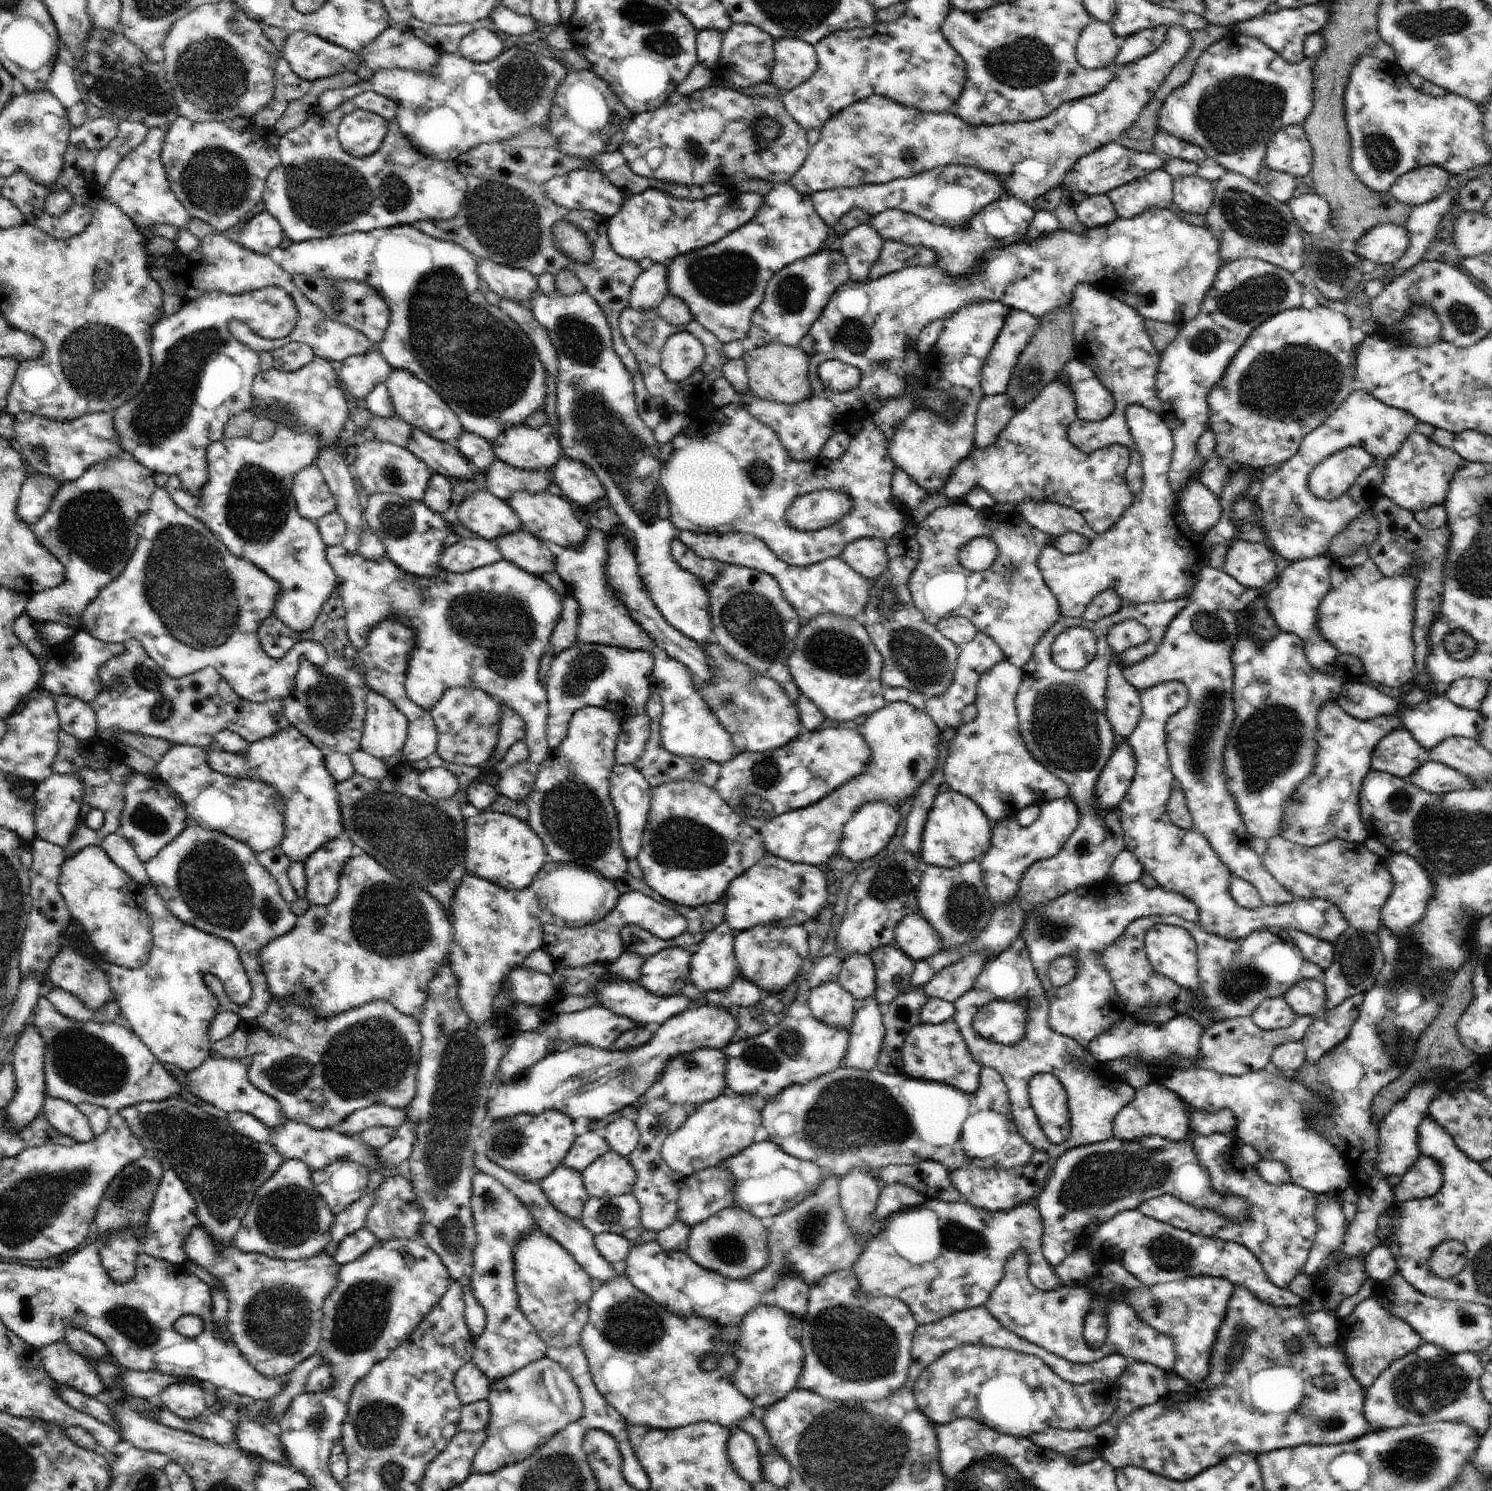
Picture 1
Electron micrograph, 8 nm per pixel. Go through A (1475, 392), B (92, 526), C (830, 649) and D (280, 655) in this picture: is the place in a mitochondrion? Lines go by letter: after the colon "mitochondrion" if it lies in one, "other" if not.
A: mitochondrion
B: mitochondrion
C: mitochondrion
D: other

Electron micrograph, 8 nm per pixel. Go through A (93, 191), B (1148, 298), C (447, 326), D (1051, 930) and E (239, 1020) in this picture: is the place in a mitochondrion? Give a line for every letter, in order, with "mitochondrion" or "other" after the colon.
A: other
B: other
C: mitochondrion
D: mitochondrion
E: other

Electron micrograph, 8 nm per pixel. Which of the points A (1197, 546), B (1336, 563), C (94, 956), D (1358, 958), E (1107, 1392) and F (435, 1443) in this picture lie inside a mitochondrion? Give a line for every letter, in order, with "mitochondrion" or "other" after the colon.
A: other
B: other
C: other
D: mitochondrion
E: other
F: other

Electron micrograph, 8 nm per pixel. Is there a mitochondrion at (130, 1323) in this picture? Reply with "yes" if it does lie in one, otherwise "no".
yes

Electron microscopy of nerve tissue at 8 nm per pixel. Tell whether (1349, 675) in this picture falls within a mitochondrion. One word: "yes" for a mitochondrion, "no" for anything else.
no

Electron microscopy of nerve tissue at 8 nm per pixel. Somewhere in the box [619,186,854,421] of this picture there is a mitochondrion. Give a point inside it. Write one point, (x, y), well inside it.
(725, 278)

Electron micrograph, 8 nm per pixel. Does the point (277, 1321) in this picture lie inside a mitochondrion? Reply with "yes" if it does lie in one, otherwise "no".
yes

